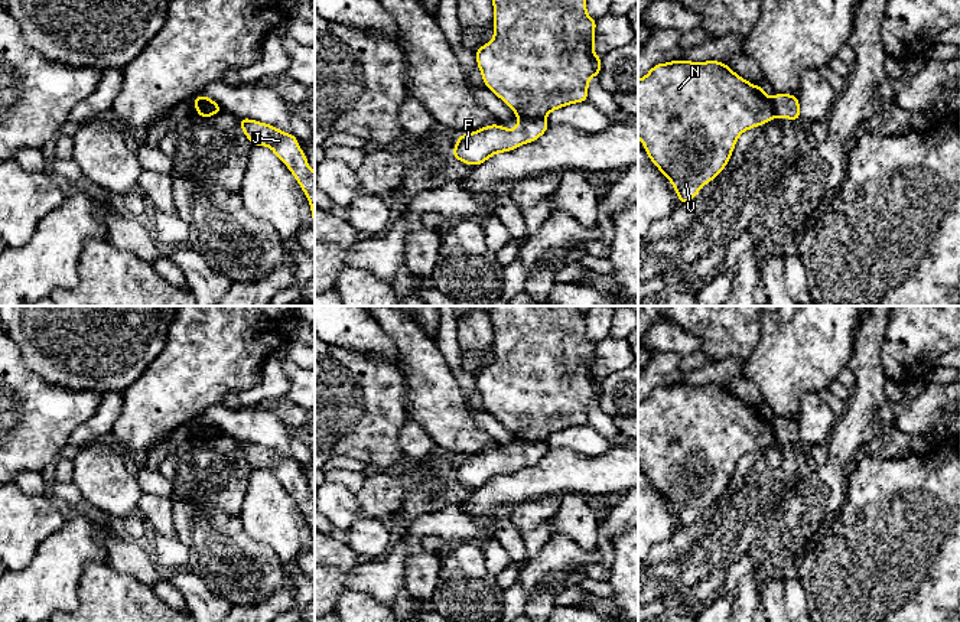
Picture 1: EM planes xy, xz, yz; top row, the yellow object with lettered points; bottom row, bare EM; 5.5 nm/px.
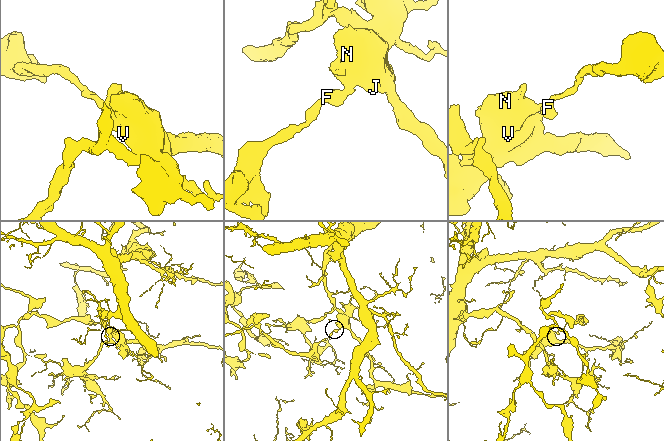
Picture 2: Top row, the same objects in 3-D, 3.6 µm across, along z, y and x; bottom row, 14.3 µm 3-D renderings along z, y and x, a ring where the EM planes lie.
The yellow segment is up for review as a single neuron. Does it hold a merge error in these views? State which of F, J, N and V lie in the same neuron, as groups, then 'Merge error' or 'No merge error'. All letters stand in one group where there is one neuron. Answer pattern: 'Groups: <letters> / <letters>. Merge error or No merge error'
Groups: F / J N V. Merge error

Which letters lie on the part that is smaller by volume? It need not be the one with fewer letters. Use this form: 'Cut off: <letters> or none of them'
Cut off: F

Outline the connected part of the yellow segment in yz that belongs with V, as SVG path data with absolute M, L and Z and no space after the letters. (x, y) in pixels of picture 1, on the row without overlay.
M719 384L657 387L638 403L638 462L650 483L671 505L678 527L689 527L726 491L738 460L775 442L764 408L756 410Z

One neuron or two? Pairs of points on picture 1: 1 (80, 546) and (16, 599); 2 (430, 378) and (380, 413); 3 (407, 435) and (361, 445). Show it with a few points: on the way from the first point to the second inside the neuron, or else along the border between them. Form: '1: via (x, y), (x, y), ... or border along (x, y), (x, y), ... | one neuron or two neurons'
1: via (64, 560), (32, 592) | one neuron
2: border along (407, 390), (406, 409), (412, 419) | two neurons
3: border along (410, 419), (399, 432), (399, 445), (403, 453) | two neurons

